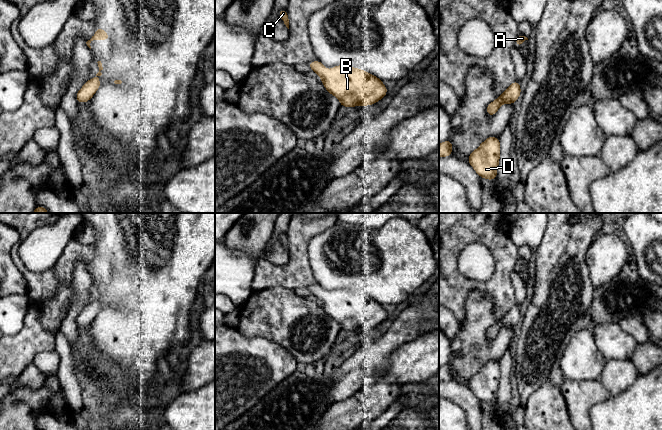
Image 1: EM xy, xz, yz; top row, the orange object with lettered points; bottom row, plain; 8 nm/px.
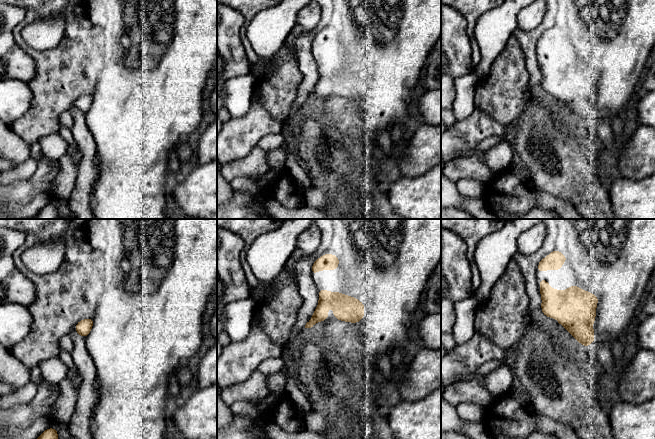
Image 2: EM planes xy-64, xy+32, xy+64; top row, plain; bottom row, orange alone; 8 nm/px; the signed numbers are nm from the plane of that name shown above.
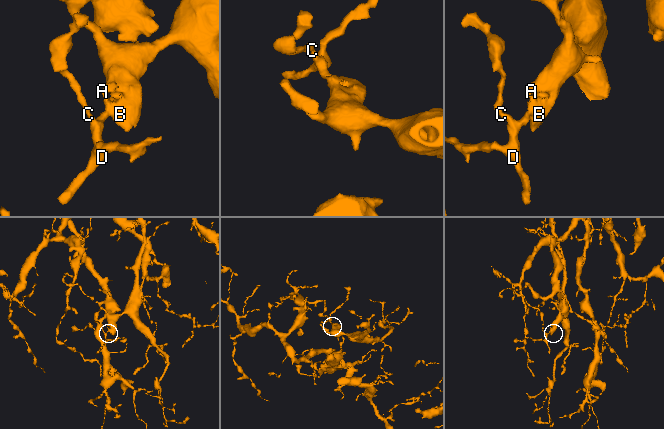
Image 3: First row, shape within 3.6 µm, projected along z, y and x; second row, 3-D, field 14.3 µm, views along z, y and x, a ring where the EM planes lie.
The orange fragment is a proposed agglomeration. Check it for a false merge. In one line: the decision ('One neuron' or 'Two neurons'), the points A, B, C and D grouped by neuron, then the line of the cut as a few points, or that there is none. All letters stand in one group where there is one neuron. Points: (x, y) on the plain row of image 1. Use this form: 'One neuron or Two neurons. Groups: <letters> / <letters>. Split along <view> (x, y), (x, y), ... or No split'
One neuron. Groups: A B C D. No split

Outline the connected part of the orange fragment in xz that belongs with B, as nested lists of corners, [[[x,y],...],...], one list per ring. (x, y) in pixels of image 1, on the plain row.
[[[318,284],[307,288],[321,301],[326,314],[340,324],[342,331],[373,329],[388,317],[382,304],[362,293],[339,289],[327,295]]]

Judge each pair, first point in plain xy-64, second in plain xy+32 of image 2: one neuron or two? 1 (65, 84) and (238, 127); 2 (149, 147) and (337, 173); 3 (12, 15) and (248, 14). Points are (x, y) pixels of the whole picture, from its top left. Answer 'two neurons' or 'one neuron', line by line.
1: one neuron
2: two neurons
3: two neurons

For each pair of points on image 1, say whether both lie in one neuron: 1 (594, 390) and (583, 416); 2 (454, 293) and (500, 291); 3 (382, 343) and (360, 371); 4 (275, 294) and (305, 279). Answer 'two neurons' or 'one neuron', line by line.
1: one neuron
2: one neuron
3: one neuron
4: two neurons

